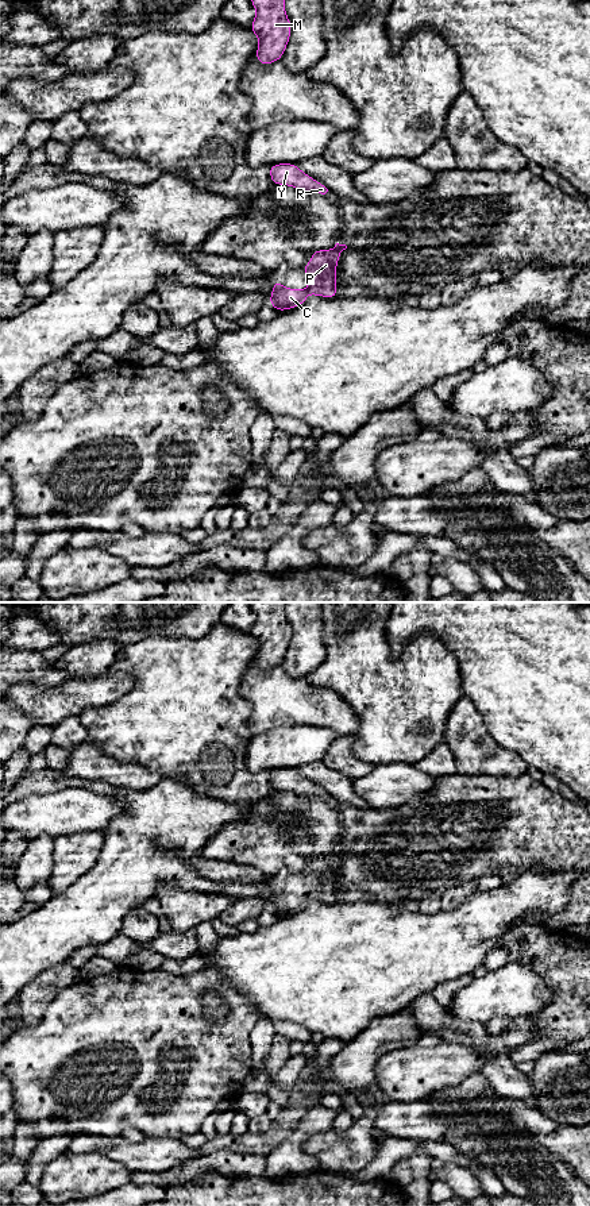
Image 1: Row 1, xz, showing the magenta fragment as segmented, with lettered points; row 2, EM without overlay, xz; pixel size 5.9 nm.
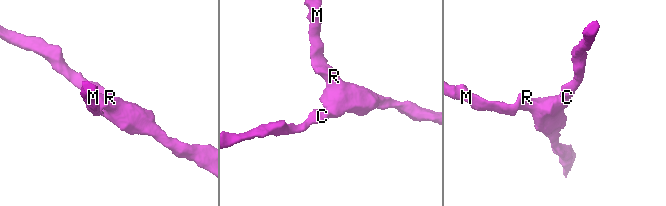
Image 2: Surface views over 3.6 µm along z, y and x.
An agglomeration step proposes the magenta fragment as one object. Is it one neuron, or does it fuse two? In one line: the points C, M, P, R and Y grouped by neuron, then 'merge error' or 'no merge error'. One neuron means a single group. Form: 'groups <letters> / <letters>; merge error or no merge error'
groups C M P R Y; no merge error

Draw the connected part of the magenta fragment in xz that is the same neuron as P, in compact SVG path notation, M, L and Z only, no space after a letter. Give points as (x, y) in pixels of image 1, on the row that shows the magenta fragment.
M336 243L332 250L312 251L311 263L301 267L308 274L305 278L311 285L305 290L288 289L279 281L271 281L273 294L267 303L278 312L284 312L288 308L292 309L302 305L308 294L336 298L336 265L340 253L346 248L346 244Z

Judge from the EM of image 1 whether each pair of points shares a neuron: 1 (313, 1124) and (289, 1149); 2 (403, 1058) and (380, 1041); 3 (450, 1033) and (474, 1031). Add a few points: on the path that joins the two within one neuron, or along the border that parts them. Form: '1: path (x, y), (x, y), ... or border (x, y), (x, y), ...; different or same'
1: path (307, 1128), (294, 1143); same
2: border (416, 1043), (386, 1052), (377, 1062), (376, 1078); different
3: path (455, 1032), (469, 1032); same

